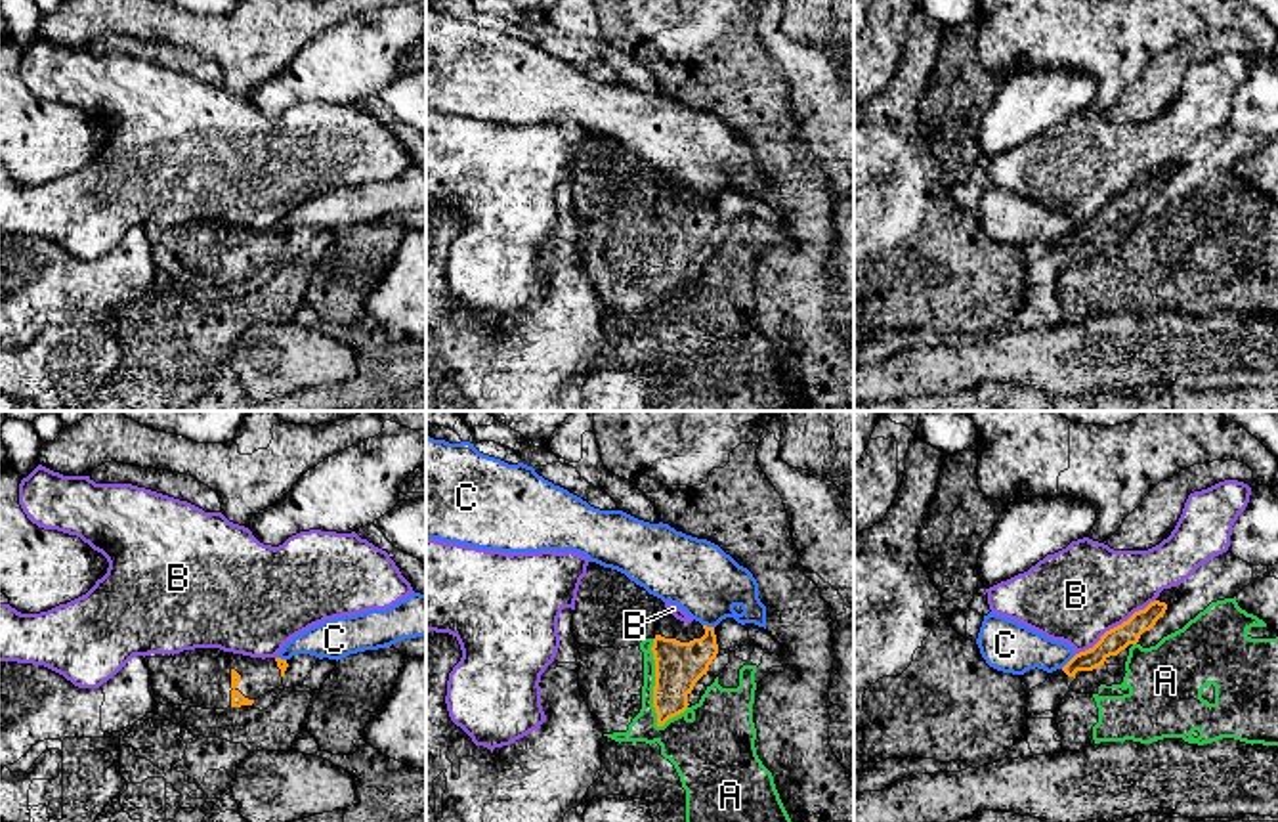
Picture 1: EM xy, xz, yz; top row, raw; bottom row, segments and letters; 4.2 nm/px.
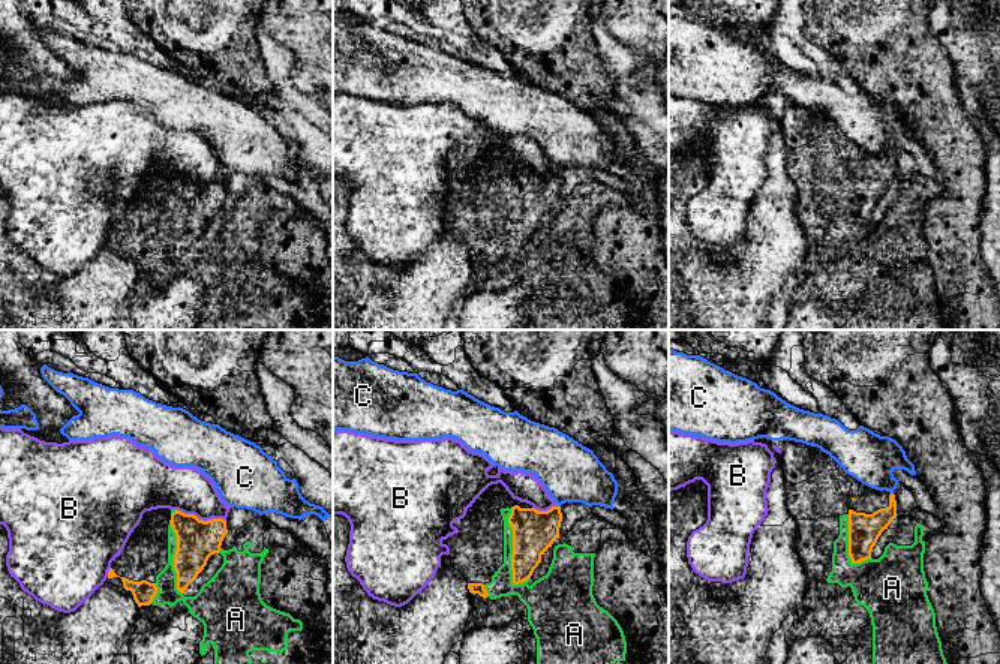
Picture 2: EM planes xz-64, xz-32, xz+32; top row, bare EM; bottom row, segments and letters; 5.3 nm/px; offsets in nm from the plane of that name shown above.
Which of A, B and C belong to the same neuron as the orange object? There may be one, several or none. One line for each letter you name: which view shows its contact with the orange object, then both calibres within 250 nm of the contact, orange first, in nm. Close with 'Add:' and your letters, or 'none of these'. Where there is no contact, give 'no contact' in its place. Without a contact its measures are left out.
Add: none of these

